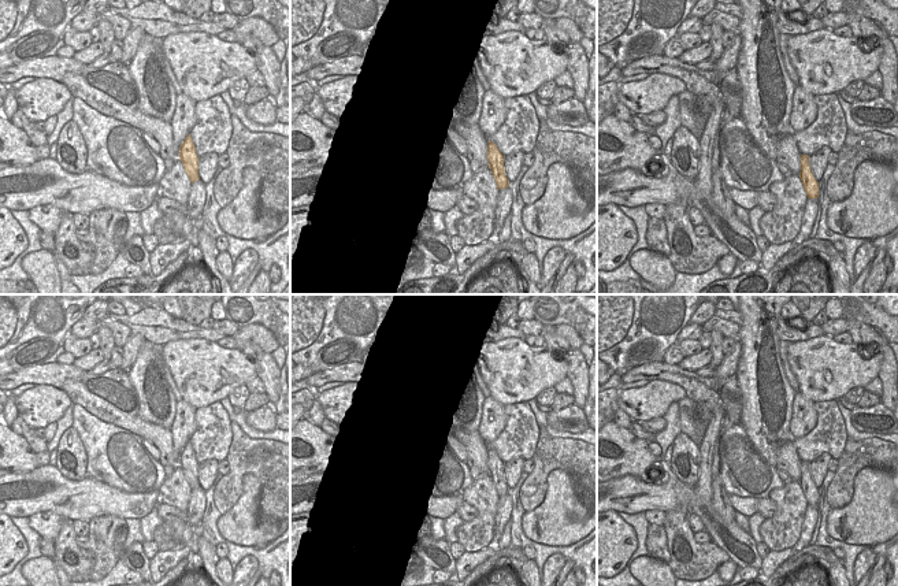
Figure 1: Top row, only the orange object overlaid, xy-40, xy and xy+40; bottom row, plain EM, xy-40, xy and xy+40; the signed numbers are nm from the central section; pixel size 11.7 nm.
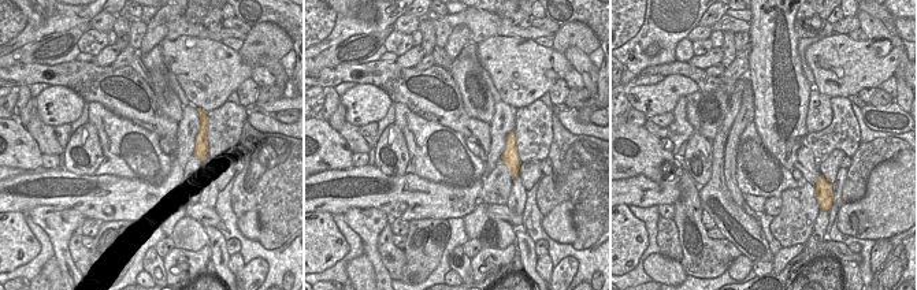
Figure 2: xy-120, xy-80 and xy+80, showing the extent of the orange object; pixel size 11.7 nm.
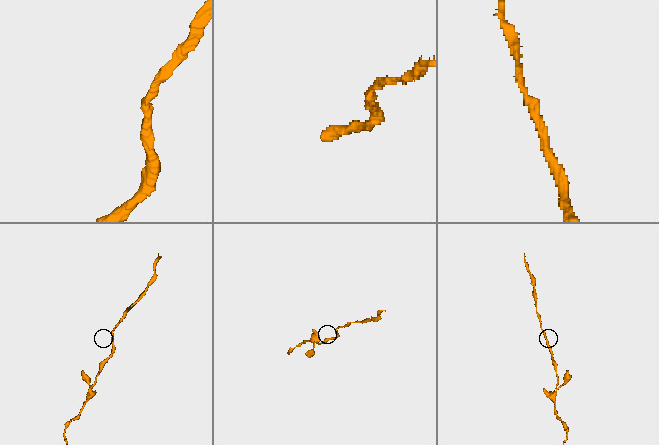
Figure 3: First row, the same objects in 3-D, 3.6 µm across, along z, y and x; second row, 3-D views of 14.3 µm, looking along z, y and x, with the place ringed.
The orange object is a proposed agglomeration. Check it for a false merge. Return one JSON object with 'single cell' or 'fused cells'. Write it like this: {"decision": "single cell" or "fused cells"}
{"decision": "single cell"}

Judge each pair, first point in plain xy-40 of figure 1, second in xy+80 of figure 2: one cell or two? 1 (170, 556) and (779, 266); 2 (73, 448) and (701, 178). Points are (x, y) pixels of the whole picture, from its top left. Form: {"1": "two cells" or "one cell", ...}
{"1": "one cell", "2": "one cell"}

